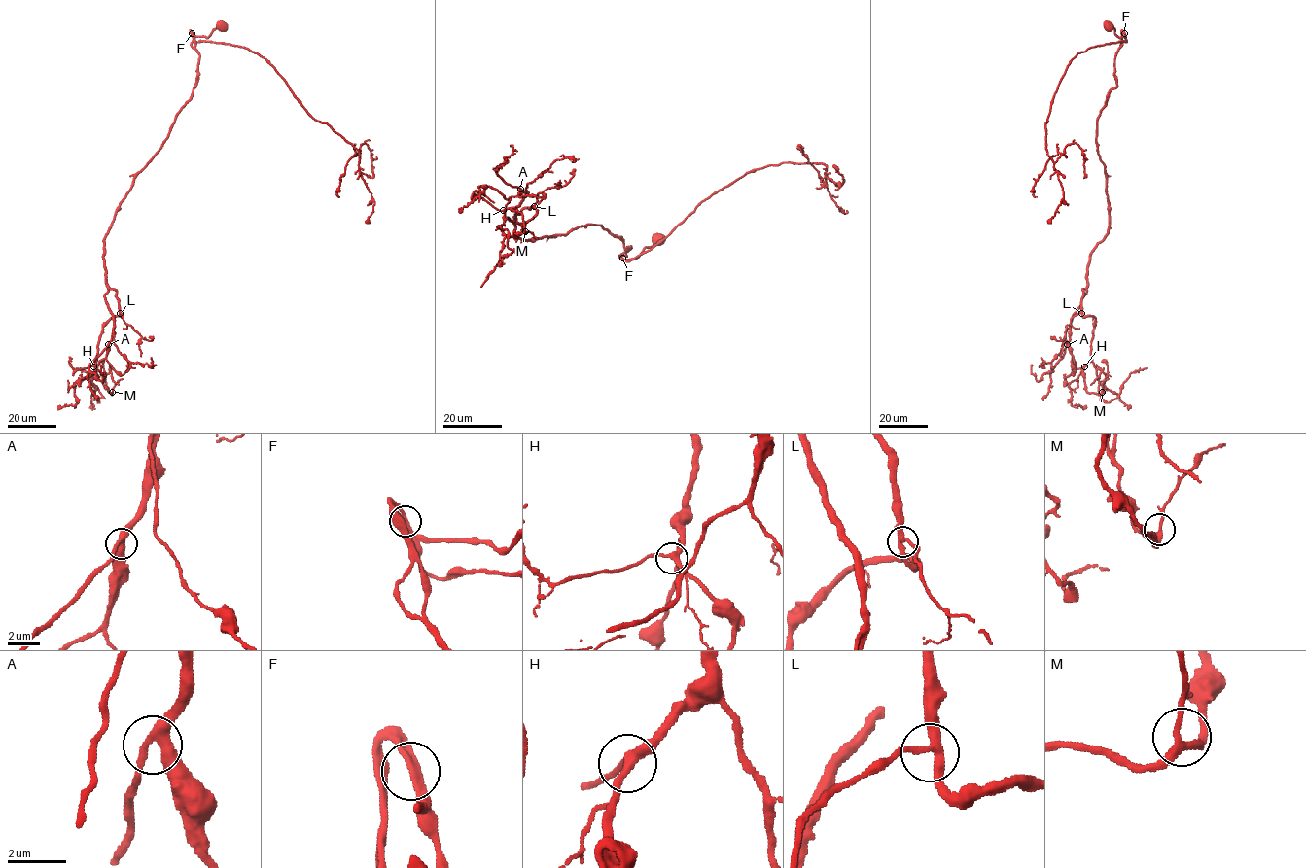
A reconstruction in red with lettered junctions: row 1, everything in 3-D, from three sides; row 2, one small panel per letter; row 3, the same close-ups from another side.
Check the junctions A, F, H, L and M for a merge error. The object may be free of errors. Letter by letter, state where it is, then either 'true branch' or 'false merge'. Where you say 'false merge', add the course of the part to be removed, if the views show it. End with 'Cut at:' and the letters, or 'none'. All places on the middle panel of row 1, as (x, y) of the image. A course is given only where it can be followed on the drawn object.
A: (520, 189) | true branch
F: (622, 258) | true branch
H: (503, 210) | true branch
L: (534, 206) | true branch
M: (525, 231) | true branch
Cut at: none

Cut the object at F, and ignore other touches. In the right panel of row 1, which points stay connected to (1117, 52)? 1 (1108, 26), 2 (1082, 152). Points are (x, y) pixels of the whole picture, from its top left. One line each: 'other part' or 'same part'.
1: same part
2: other part

